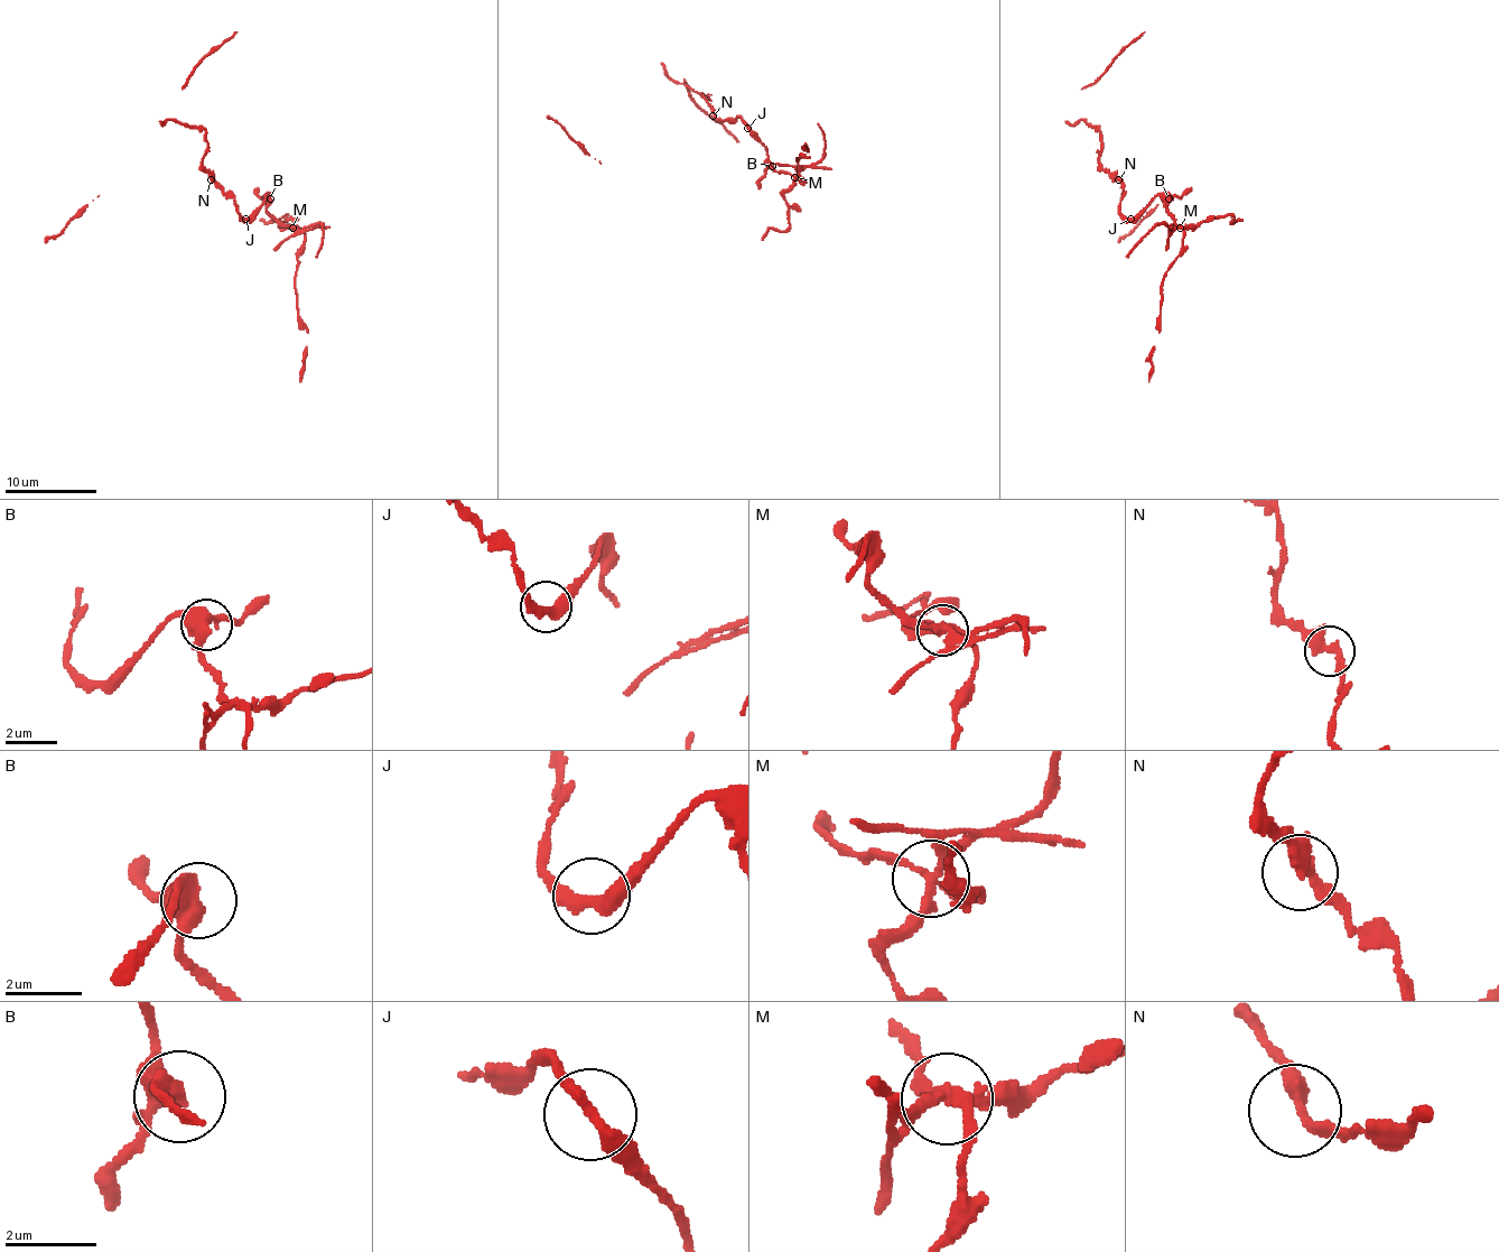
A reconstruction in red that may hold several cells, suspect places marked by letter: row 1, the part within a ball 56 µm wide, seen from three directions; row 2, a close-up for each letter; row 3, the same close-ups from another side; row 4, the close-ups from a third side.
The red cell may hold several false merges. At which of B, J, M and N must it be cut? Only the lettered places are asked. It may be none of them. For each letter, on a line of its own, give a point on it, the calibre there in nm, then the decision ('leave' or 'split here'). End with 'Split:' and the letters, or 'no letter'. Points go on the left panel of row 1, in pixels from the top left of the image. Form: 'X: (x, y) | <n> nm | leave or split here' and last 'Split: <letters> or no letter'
B: (270, 198) | 400 nm | leave
J: (245, 219) | 340 nm | leave
M: (292, 228) | 240 nm | split here
N: (211, 179) | 360 nm | leave
Split: M

